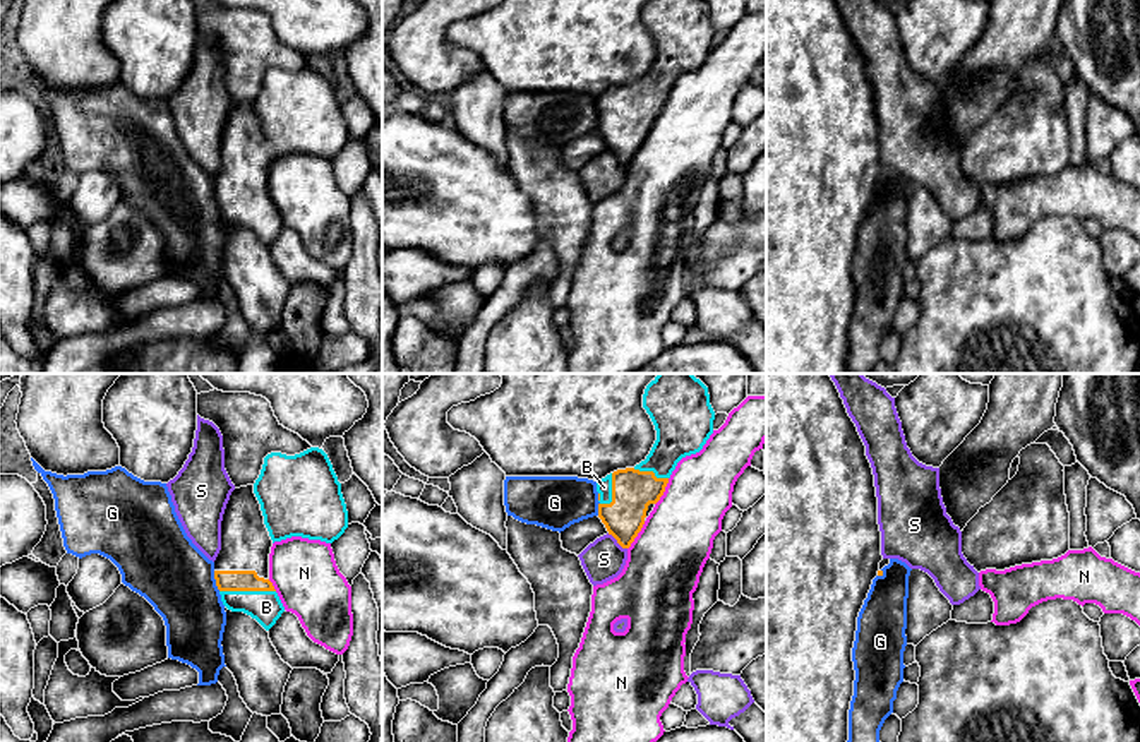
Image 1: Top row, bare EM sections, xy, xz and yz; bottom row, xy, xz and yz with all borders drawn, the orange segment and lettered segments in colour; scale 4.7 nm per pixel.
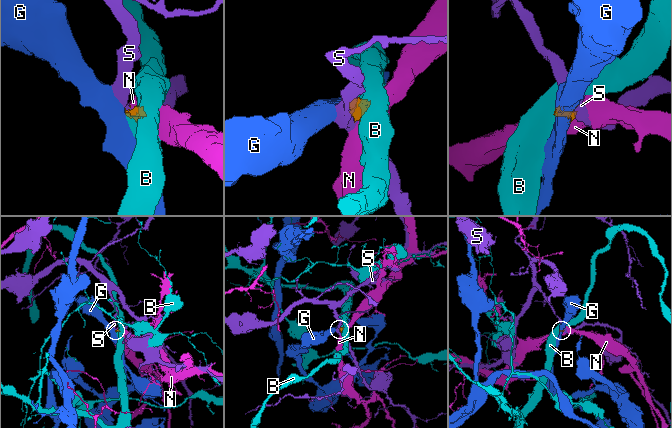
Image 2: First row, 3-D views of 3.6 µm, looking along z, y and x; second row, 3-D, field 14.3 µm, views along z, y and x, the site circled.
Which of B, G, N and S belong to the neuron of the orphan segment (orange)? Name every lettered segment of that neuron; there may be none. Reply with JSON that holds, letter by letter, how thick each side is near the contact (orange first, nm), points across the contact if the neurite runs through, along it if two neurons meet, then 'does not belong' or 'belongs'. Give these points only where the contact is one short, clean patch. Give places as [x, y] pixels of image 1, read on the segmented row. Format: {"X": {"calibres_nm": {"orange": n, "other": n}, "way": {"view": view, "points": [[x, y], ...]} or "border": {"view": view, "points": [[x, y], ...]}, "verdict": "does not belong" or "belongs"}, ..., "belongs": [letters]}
{"B": {"calibres_nm": {"orange": 100, "other": 150}, "verdict": "belongs"}, "G": {"calibres_nm": {"orange": 100, "other": 340}, "border": {"view": "xy", "points": [[213, 571], [220, 590]]}, "verdict": "does not belong"}, "N": {"calibres_nm": {"orange": 200, "other": 360}, "border": {"view": "xz", "points": [[645, 521], [628, 549]]}, "verdict": "does not belong"}, "S": {"calibres_nm": {"orange": 190, "other": 200}, "border": {"view": "xz", "points": [[607, 533], [626, 549]]}, "verdict": "does not belong"}, "belongs": ["B"]}

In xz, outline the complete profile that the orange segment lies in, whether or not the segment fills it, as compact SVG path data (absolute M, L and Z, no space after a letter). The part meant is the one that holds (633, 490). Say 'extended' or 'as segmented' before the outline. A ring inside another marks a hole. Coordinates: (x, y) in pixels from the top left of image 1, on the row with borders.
extended; M658 374L645 389L643 408L657 430L650 454L634 468L617 470L597 482L598 518L622 548L629 548L641 531L677 463L699 452L713 434L715 411L710 404L708 387L693 374Z

